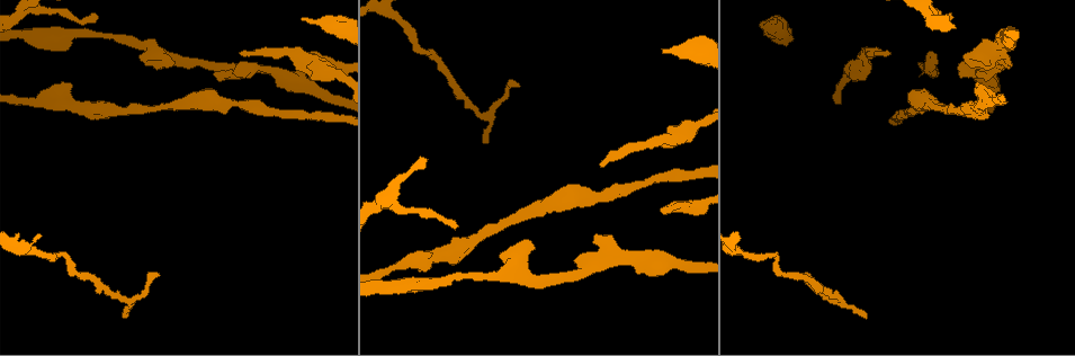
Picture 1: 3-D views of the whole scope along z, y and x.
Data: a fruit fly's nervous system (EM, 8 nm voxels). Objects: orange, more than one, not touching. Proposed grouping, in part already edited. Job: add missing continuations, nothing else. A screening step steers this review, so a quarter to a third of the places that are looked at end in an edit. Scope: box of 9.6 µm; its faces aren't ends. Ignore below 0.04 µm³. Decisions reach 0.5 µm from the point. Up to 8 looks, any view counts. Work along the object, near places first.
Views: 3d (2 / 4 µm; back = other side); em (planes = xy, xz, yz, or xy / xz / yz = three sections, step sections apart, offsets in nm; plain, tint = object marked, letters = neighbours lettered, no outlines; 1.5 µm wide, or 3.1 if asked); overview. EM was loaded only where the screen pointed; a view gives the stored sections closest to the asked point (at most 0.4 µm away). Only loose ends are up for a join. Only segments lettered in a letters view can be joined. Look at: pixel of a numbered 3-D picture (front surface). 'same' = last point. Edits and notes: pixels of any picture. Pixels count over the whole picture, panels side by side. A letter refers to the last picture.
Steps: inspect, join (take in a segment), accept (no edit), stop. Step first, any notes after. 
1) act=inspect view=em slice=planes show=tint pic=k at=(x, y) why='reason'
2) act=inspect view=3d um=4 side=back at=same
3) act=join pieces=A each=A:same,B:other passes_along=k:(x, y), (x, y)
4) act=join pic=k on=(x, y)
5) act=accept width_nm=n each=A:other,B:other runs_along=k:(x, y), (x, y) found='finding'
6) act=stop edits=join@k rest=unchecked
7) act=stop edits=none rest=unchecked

act=inspect view=3d um=4 pic=1 at=(431, 255) why='stops while still wide'

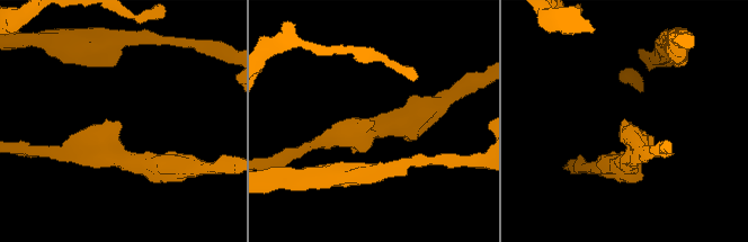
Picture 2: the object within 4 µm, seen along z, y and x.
act=inspect view=em slice=yz step=4 show=letters pic=2 at=(119, 122) why='now the EM'

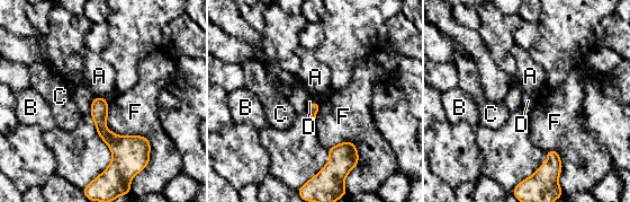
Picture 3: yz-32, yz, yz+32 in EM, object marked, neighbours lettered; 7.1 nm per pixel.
act=accept longest_contact=F:550nm each=A:other,B:other,C:other,D:other,F:other found='none of them fits'

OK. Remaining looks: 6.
act=inspect view=3d um=4 pic=1 at=(95, 15)

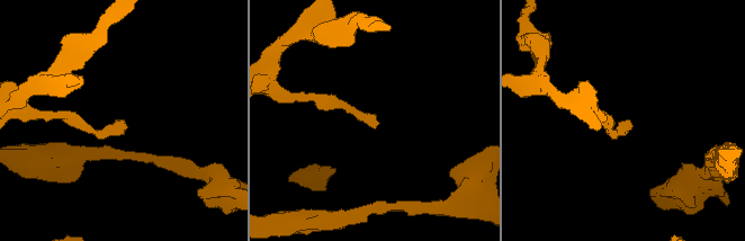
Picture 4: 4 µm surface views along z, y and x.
act=inspect view=em slice=planes show=letters pic=4 at=(372, 126)

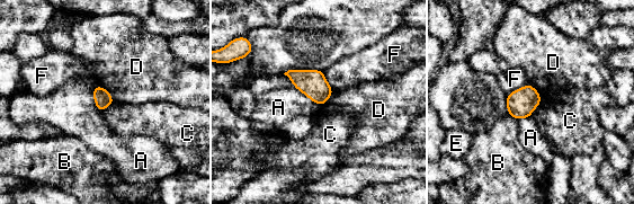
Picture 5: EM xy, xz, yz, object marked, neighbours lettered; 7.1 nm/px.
act=accept width_nm=120 each=A:other,B:other,C:other,D:other,E:other,F:other border=5:(96, 85), (92, 98), (100, 112) found='none of them fits'

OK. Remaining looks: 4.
act=inspect view=3d um=4 pic=1 at=(866, 316) why='an open end'

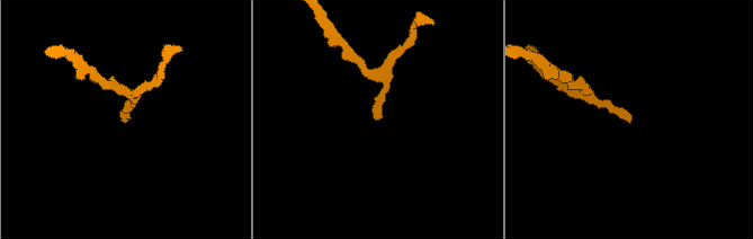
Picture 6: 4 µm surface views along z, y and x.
act=inspect view=em slice=planes show=plain pic=6 at=(383, 116) why='now the EM'

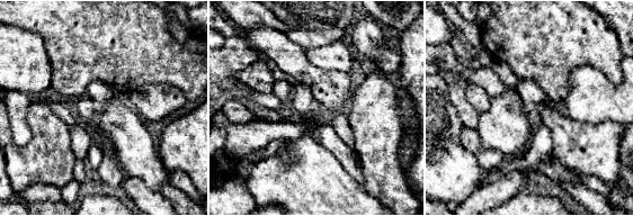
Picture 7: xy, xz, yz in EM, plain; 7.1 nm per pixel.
act=inspect view=em slice=planes show=letters at=same why='see the neighbours'

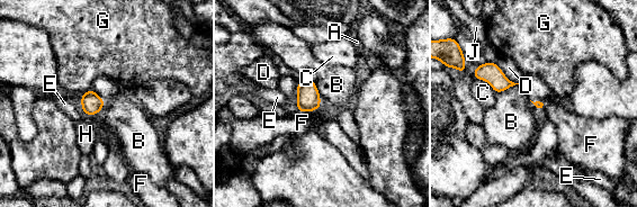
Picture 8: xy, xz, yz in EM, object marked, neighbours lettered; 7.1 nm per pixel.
act=join pieces=F each=A:other,B:other,C:other,D:other,E:other,F:same,G:other,H:other,J:other passes_along=8:(308, 98), (307, 110), (302, 123) found='it goes on there'

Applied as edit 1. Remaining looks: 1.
act=stop edits=join@8 rest=unchecked

